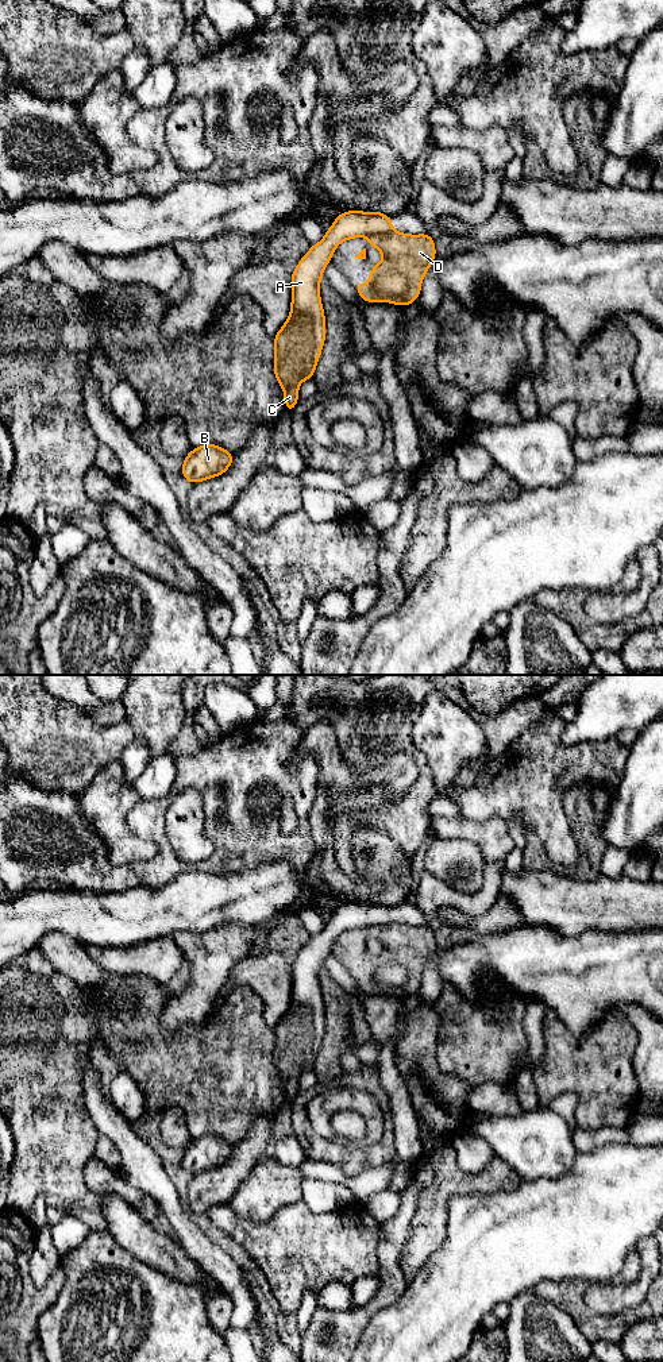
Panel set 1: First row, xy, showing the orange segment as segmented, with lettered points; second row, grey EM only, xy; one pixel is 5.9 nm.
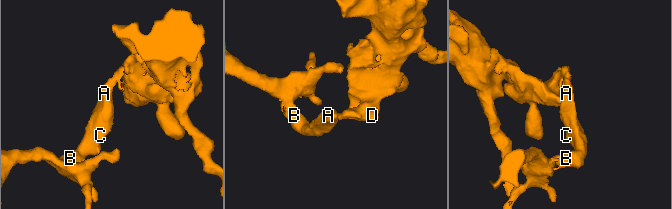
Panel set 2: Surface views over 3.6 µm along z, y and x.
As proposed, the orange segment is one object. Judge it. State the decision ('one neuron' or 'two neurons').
two neurons

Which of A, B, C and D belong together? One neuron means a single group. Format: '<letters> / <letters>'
A B C / D

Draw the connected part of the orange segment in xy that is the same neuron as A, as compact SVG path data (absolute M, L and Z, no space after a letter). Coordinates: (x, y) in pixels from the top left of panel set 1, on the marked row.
M358 209L339 213L324 238L311 246L290 274L290 315L273 336L273 370L284 389L286 412L292 413L300 401L298 386L313 379L325 343L325 313L319 286L334 251L344 240L389 231L393 231L393 224L386 213Z

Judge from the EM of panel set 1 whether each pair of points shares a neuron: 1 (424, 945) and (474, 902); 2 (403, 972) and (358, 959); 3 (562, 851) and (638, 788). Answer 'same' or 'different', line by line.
1: different
2: same
3: different

